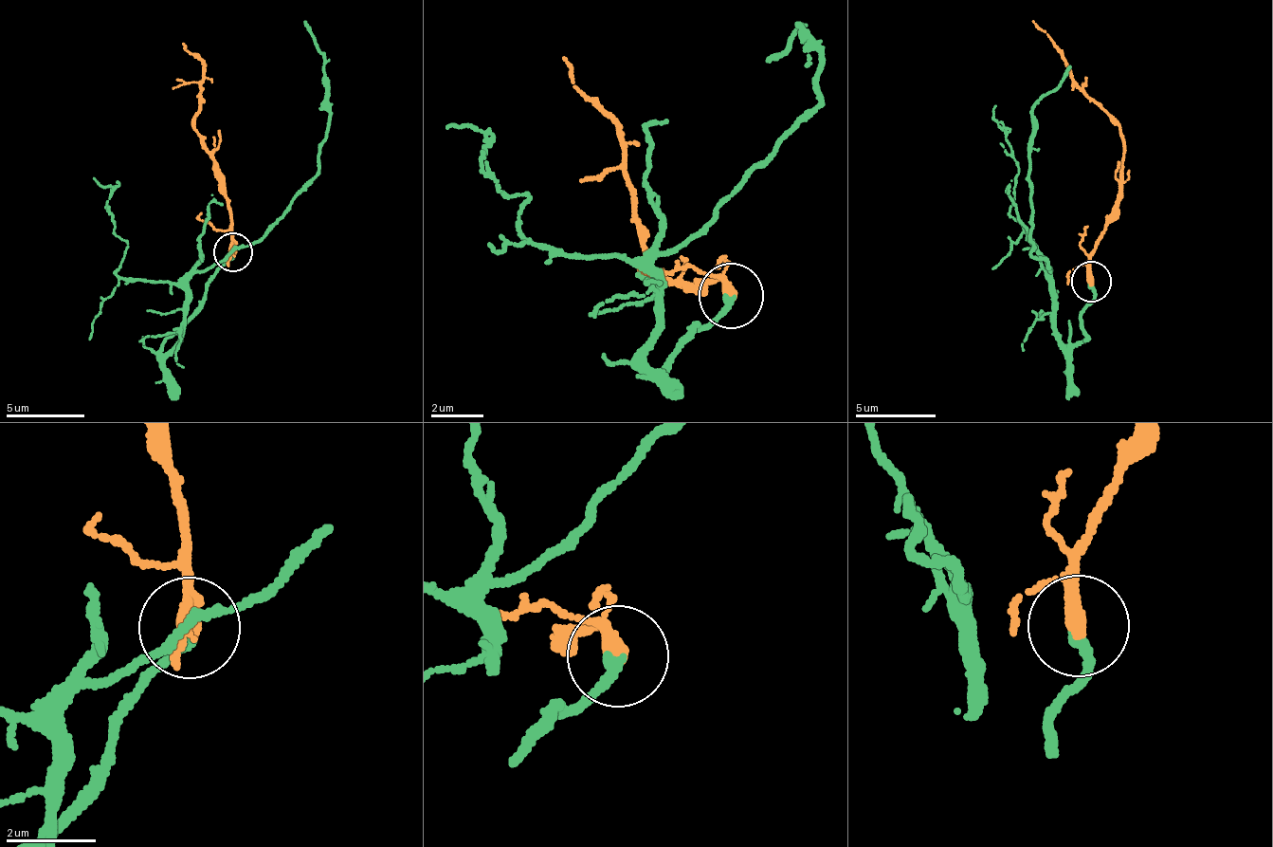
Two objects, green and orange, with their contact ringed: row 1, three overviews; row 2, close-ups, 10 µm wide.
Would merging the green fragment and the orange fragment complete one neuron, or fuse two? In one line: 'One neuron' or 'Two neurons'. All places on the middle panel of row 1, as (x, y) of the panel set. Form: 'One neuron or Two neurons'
One neuron

